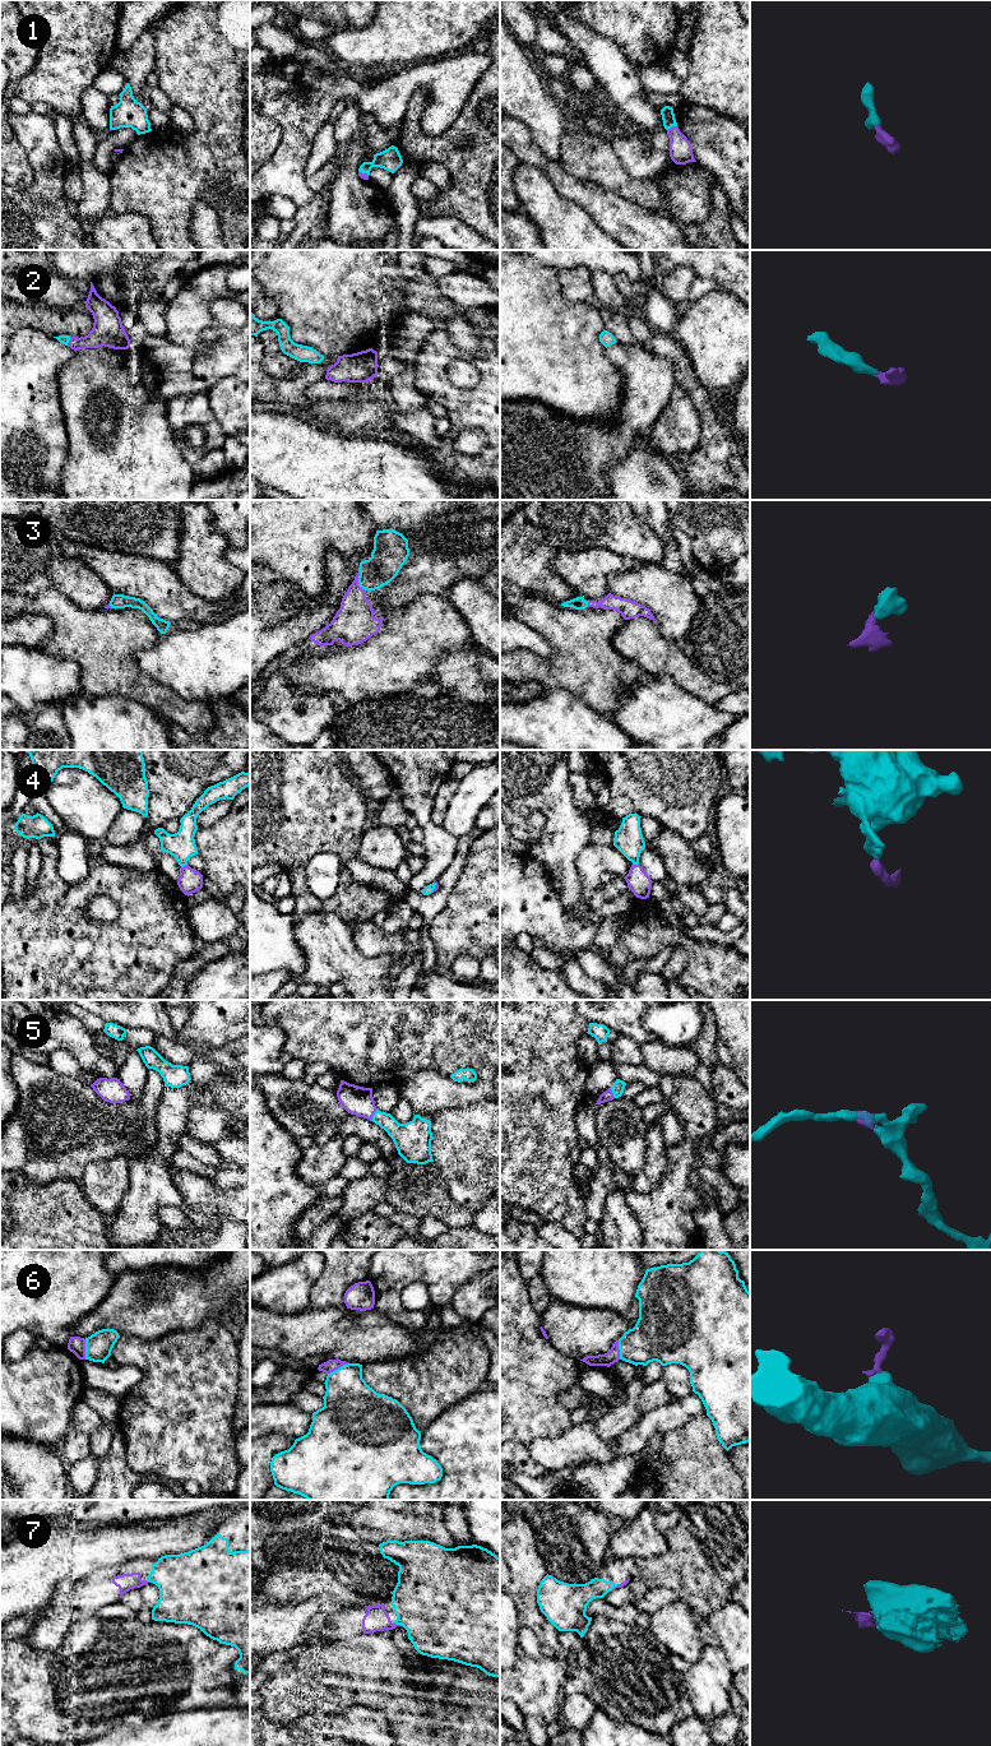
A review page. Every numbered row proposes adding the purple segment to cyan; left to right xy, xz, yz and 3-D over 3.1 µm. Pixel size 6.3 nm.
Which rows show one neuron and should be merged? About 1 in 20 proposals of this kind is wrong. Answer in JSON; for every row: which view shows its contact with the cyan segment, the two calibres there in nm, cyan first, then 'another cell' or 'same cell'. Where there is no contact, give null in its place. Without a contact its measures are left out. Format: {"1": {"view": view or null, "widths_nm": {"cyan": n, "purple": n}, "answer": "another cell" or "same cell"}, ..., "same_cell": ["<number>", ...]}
{"1": {"view": "yz", "widths_nm": {"cyan": 80, "purple": 140}, "answer": "same cell"}, "2": {"view": "xy", "widths_nm": {"cyan": 60, "purple": 200}, "answer": "same cell"}, "3": {"view": "xz", "widths_nm": {"cyan": 220, "purple": 240}, "answer": "same cell"}, "4": {"view": "xy", "widths_nm": {"cyan": 170, "purple": 140}, "answer": "same cell"}, "5": {"view": "xz", "widths_nm": {"cyan": 180, "purple": 180}, "answer": "same cell"}, "6": {"view": "xz", "widths_nm": {"cyan": 340, "purple": 80}, "answer": "same cell"}, "7": {"view": "xz", "widths_nm": {"cyan": 480, "purple": 150}, "answer": "same cell"}, "same_cell": ["1", "2", "3", "4", "5", "6", "7"]}

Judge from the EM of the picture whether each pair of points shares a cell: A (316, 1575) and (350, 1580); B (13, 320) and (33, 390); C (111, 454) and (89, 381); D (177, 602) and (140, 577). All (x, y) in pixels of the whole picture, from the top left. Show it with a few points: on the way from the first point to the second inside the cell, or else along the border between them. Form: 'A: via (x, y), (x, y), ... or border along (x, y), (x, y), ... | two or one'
A: via (324, 1575), (342, 1577) | one
B: border along (13, 333), (21, 328), (35, 328), (46, 334) | two
C: via (111, 436), (110, 424), (93, 399) | one
D: via (168, 597), (149, 579) | one

